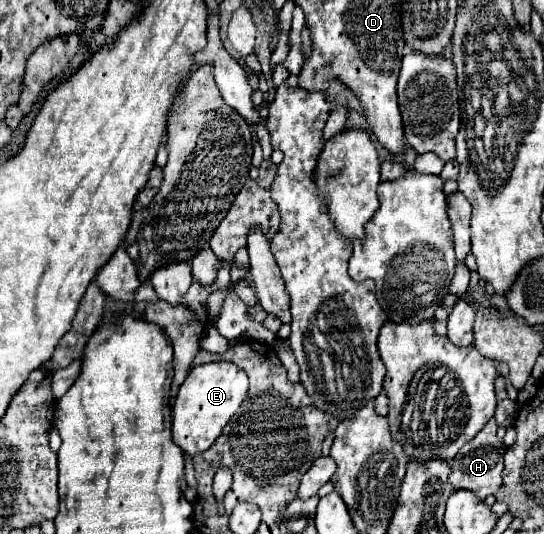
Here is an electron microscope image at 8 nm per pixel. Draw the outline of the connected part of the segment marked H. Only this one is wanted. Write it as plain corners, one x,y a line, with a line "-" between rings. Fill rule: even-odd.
490,421
468,445
464,445
460,449
460,453
452,459
450,467
452,473
448,475
448,483
456,489
468,489
472,493
476,493
476,497
480,497
482,501
488,495
494,495
500,485
502,485
502,469
504,469
504,443
496,437
496,423

